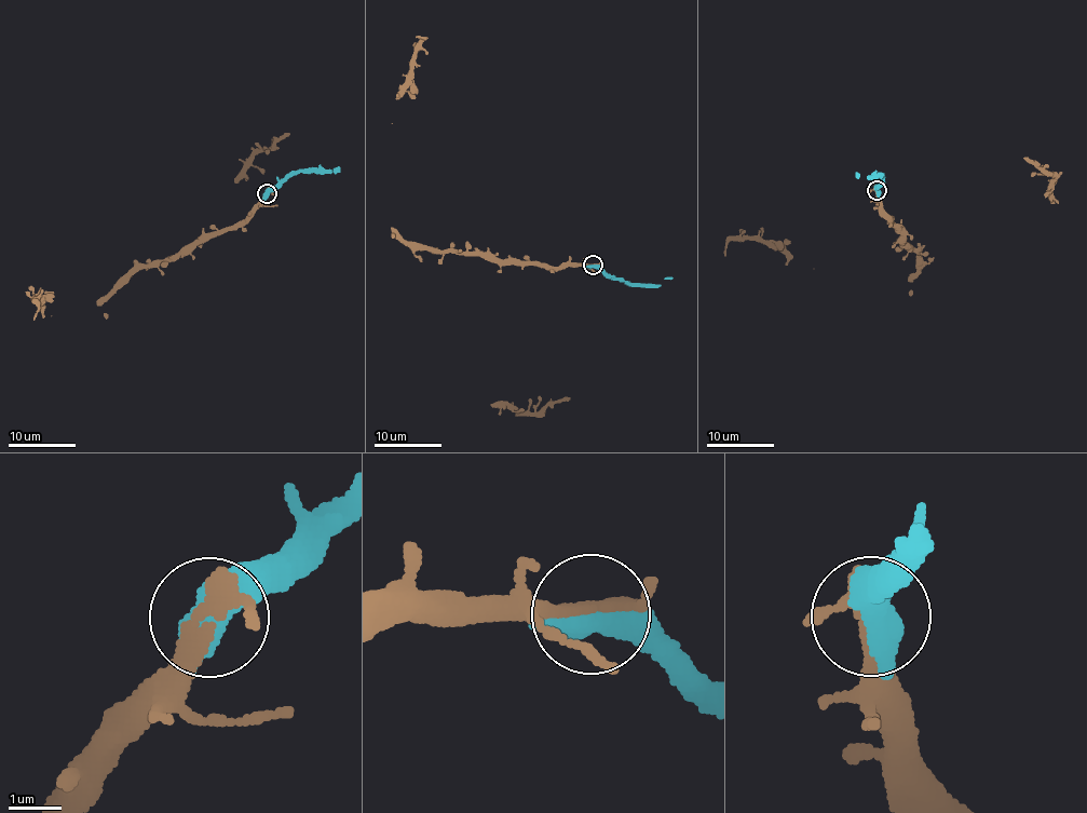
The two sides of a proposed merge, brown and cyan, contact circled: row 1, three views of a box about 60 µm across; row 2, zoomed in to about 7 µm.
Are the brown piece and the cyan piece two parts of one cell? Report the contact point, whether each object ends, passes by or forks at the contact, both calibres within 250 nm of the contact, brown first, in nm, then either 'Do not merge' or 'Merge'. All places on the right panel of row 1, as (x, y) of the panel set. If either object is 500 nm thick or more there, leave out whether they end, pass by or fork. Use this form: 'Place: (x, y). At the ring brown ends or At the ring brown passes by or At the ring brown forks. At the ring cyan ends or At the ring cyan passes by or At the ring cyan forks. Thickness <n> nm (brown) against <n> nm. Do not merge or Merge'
Place: (877, 190). Thickness 240 nm (brown) against 500 nm. Merge

